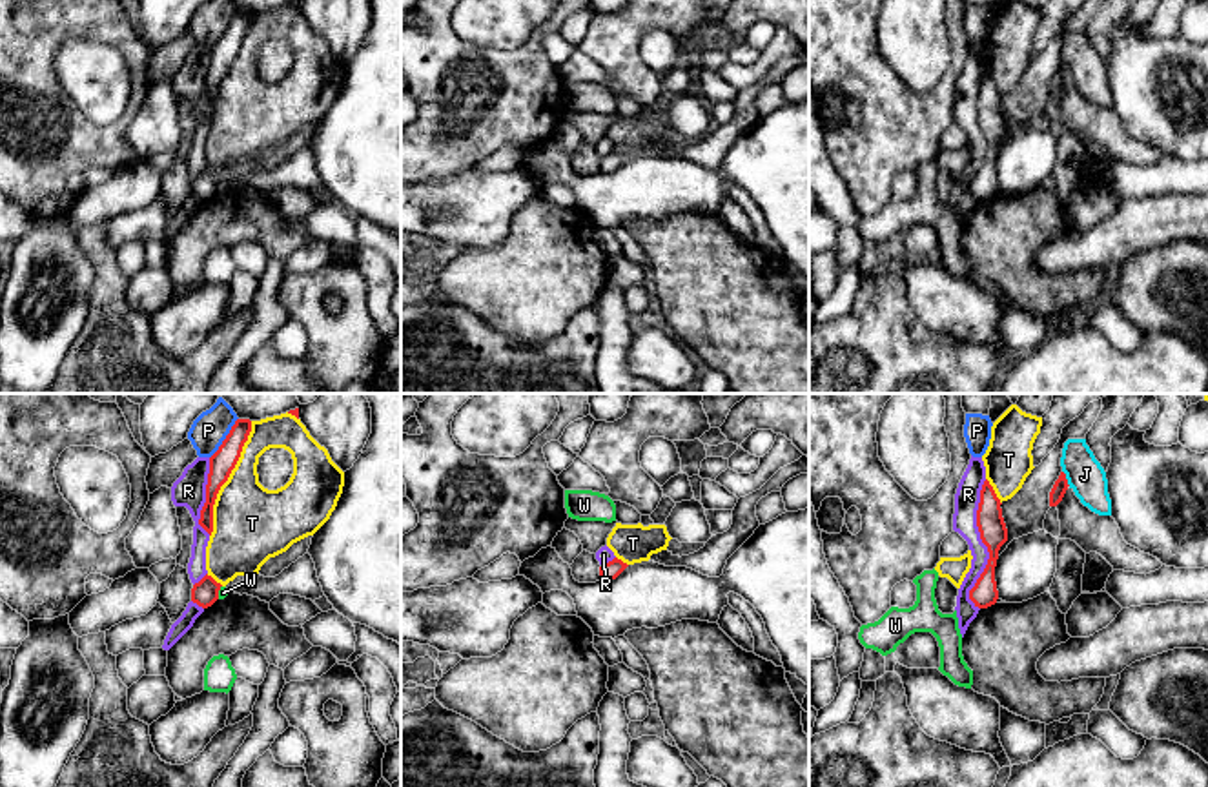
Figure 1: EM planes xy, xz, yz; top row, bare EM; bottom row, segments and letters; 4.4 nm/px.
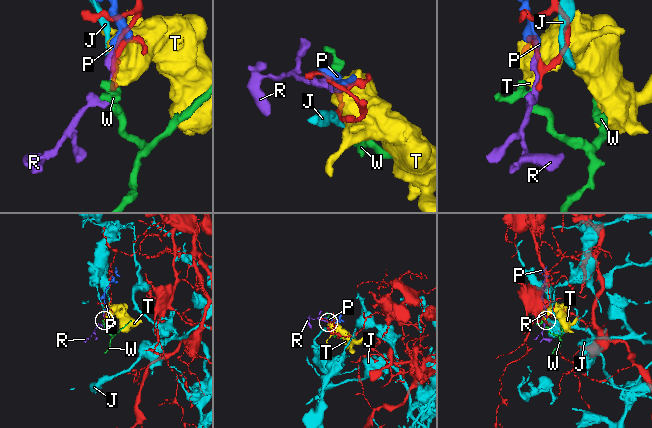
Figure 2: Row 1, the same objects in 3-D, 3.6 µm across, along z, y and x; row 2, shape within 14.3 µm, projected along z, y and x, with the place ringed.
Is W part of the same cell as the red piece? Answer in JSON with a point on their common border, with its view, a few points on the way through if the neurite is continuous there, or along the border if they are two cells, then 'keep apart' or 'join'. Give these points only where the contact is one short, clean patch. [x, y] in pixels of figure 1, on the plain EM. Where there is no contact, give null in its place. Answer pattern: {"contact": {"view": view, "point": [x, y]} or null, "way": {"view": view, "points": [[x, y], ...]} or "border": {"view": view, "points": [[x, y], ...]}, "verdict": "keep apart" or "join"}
{"contact": {"view": "xy", "point": [217, 184]}, "border": {"view": "xy", "points": [[221, 177], [217, 190]]}, "verdict": "keep apart"}

